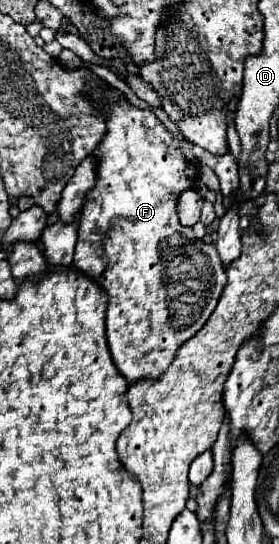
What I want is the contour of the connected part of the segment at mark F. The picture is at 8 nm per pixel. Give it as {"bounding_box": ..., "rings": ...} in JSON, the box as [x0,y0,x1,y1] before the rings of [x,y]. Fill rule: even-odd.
{"bounding_box":[73,83,227,383],"rings":[[[89,83],[85,89],[97,103],[95,107],[103,113],[107,133],[93,151],[97,179],[85,195],[73,267],[99,283],[107,293],[107,345],[117,369],[129,383],[133,383],[137,379],[159,379],[163,375],[179,347],[195,335],[213,313],[227,283],[227,275],[217,259],[215,245],[195,239],[193,229],[181,227],[177,217],[179,195],[193,189],[197,183],[199,161],[193,155],[193,143],[185,141],[181,133],[171,133],[151,109],[141,109],[129,103],[129,99],[105,101],[107,89],[107,83]]]}

